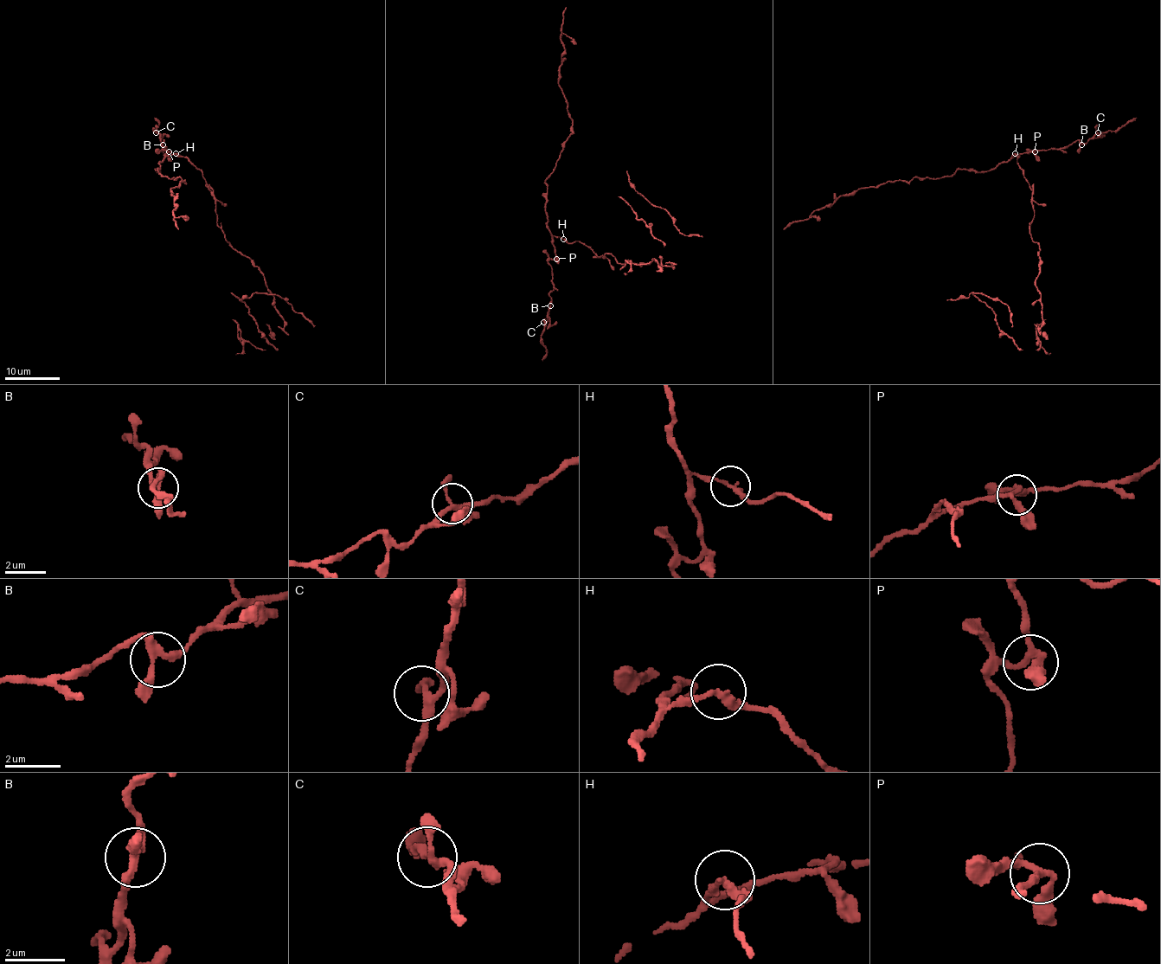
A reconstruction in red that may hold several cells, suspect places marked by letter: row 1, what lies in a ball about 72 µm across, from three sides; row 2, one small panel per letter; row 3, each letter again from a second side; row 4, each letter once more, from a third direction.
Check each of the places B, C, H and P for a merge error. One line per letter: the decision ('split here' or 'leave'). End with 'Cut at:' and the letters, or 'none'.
B: leave
C: leave
H: split here
P: leave
Cut at: H

